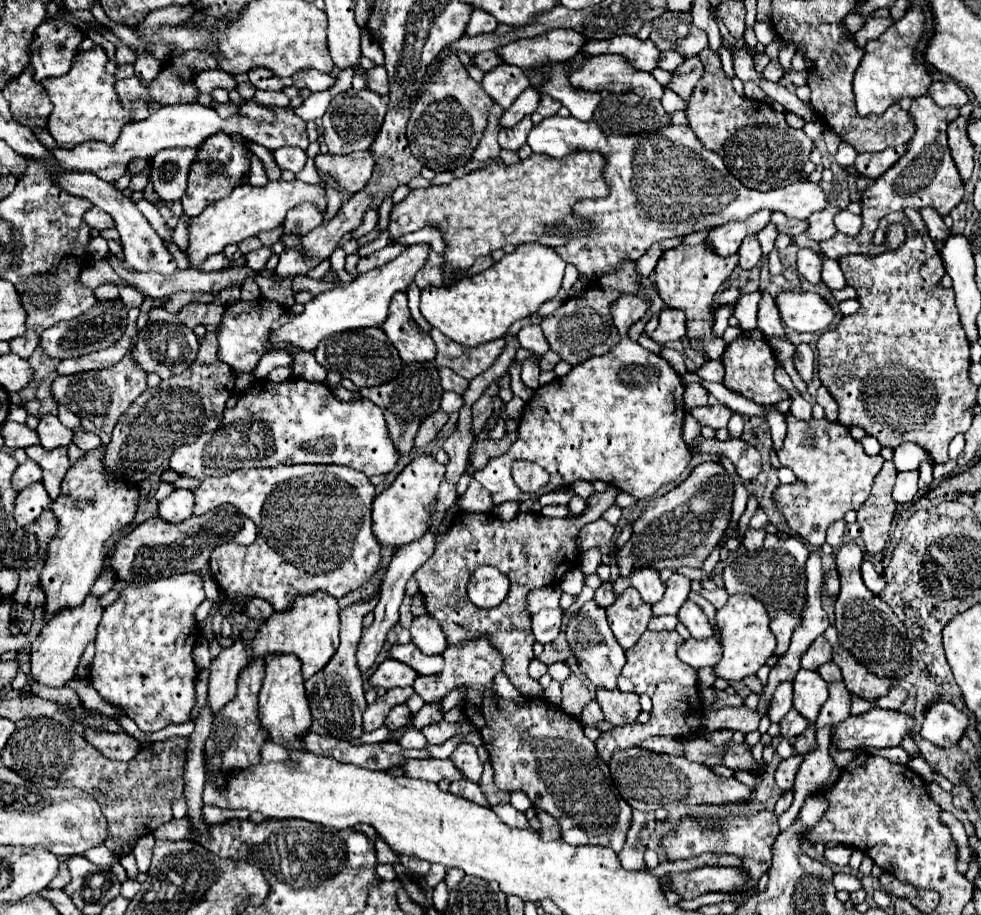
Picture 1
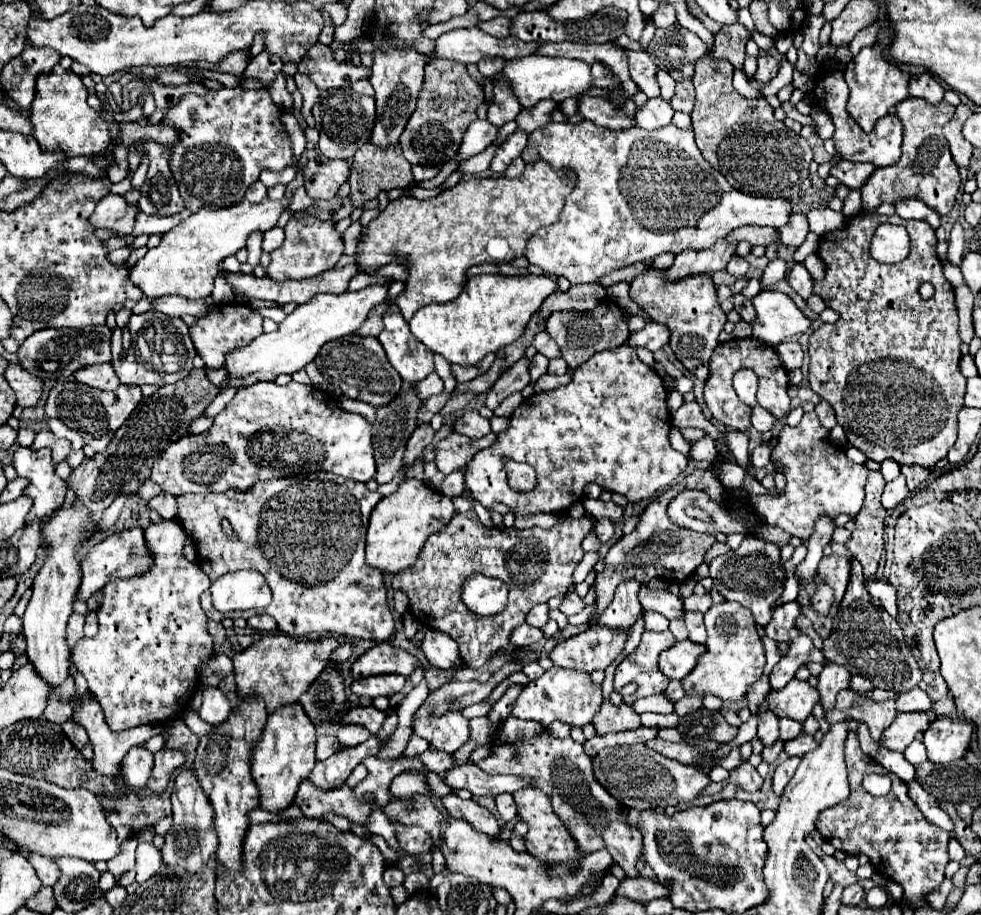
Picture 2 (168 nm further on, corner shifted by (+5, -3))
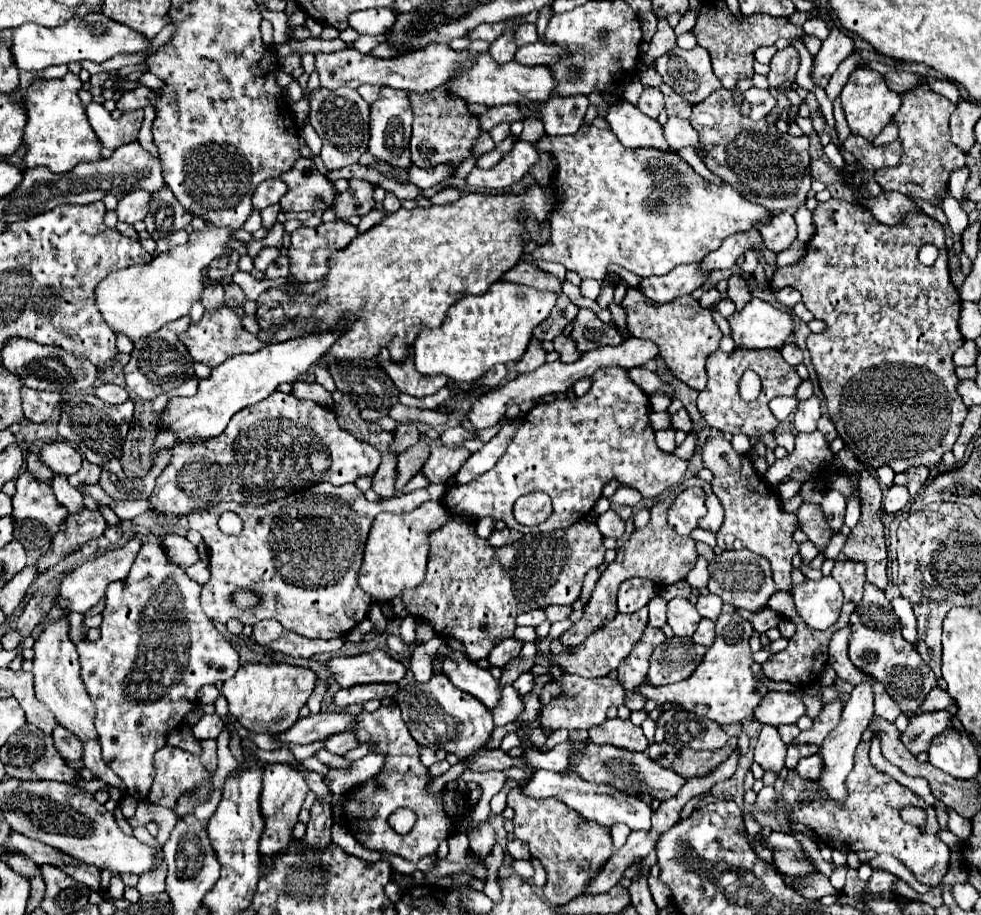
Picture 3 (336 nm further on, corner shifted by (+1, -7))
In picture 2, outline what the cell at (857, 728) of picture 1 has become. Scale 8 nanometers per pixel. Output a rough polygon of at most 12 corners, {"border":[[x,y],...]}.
{"border":[[897,713],[883,733],[883,747],[903,753],[927,731],[927,713]]}

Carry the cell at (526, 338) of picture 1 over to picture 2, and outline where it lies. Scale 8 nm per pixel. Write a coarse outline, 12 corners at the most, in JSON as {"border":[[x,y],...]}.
{"border":[[547,331],[537,333],[533,345],[547,359],[561,357],[559,345]]}

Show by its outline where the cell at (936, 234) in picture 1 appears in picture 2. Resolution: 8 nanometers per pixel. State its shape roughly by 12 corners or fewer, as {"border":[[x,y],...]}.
{"border":[[899,199],[895,213],[901,219],[921,219],[933,229],[939,215],[921,199]]}

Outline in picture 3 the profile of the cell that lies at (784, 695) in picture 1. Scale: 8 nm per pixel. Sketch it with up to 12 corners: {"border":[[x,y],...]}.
{"border":[[763,725],[755,761],[779,773],[787,745],[777,727]]}

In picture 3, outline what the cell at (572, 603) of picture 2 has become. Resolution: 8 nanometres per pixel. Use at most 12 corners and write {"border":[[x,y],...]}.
{"border":[[551,605],[545,609],[549,621],[561,621],[573,613],[571,607]]}

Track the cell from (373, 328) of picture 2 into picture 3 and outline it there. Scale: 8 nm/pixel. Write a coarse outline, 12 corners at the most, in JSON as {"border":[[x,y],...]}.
{"border":[[547,187],[401,207],[269,289],[259,339],[359,319],[325,359],[393,361],[523,257]]}

